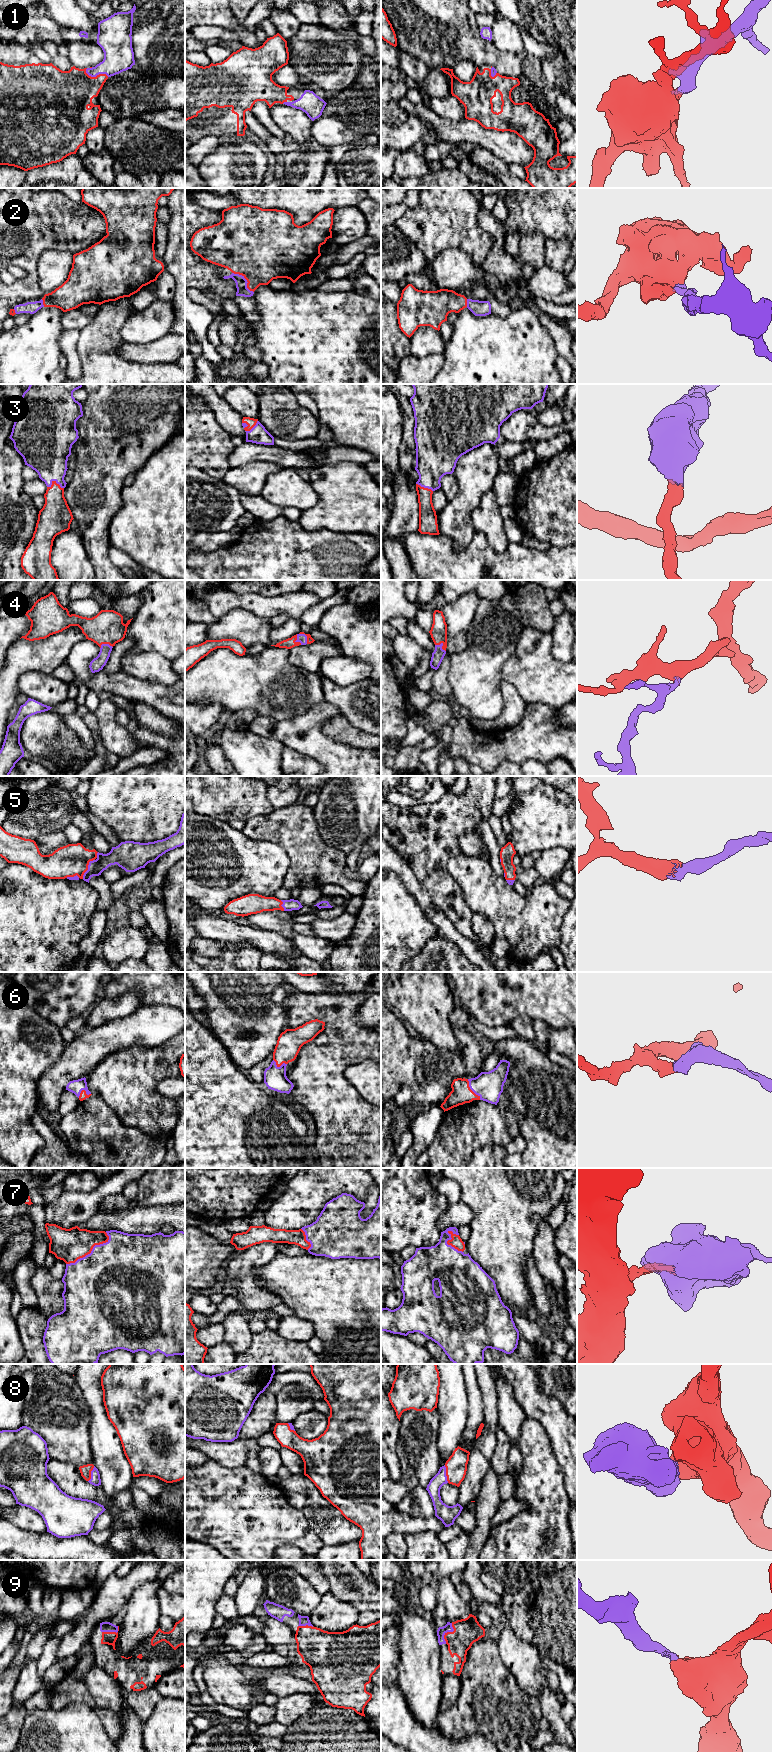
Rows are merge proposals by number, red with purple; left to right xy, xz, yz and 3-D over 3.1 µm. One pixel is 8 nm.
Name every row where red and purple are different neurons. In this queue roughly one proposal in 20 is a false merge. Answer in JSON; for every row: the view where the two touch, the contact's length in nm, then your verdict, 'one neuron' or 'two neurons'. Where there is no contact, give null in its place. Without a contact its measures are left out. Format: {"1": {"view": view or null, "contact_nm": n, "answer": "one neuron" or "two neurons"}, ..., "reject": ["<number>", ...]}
{"1": {"view": "xy", "contact_nm": 200, "answer": "one neuron"}, "2": {"view": "xz", "contact_nm": 240, "answer": "one neuron"}, "3": {"view": "xy", "contact_nm": 140, "answer": "one neuron"}, "4": {"view": "yz", "contact_nm": 110, "answer": "one neuron"}, "5": {"view": "xy", "contact_nm": 190, "answer": "one neuron"}, "6": {"view": "yz", "contact_nm": 200, "answer": "one neuron"}, "7": {"view": "xy", "contact_nm": 420, "answer": "one neuron"}, "8": {"view": "yz", "contact_nm": 150, "answer": "one neuron"}, "9": {"view": "yz", "contact_nm": 180, "answer": "one neuron"}, "reject": []}

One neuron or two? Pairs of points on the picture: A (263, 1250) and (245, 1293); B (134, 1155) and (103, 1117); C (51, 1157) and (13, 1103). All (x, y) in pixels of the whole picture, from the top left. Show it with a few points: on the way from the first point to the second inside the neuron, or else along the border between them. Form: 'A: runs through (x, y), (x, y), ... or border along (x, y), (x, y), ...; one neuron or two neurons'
A: runs through (252, 1261), (245, 1268), (245, 1282); one neuron
B: runs through (125, 1146), (105, 1126); one neuron
C: border along (32, 1125), (43, 1140), (43, 1145), (33, 1157); two neurons

